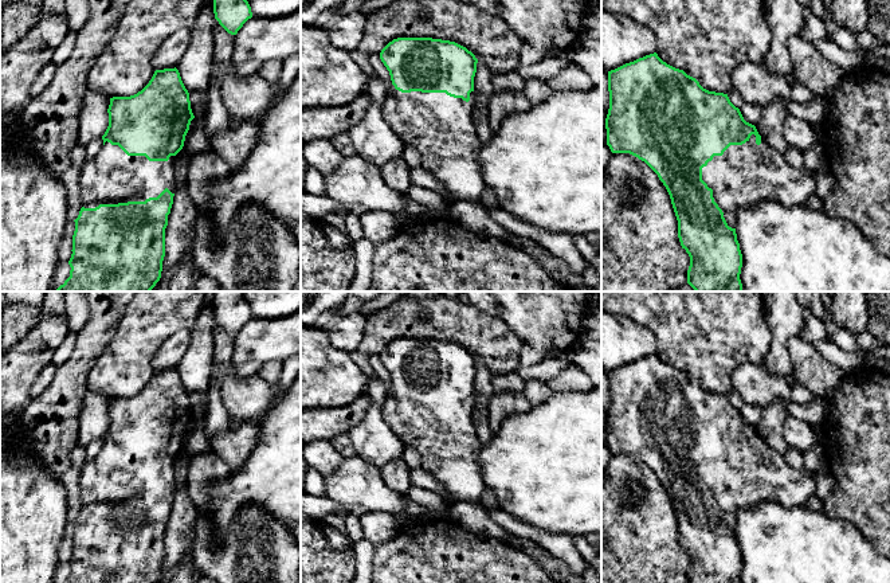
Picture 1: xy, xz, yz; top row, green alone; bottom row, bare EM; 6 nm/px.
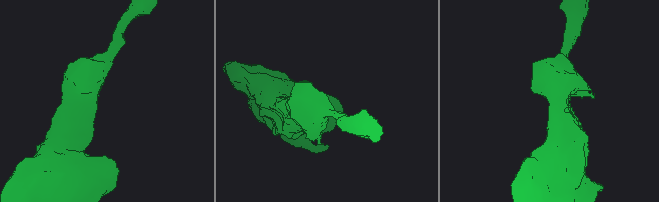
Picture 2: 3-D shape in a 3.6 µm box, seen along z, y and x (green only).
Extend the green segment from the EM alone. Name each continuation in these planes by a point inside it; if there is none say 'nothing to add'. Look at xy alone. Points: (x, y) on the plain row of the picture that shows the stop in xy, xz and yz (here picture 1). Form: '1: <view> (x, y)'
1: xy (112, 477)

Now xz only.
1: xz (442, 429)

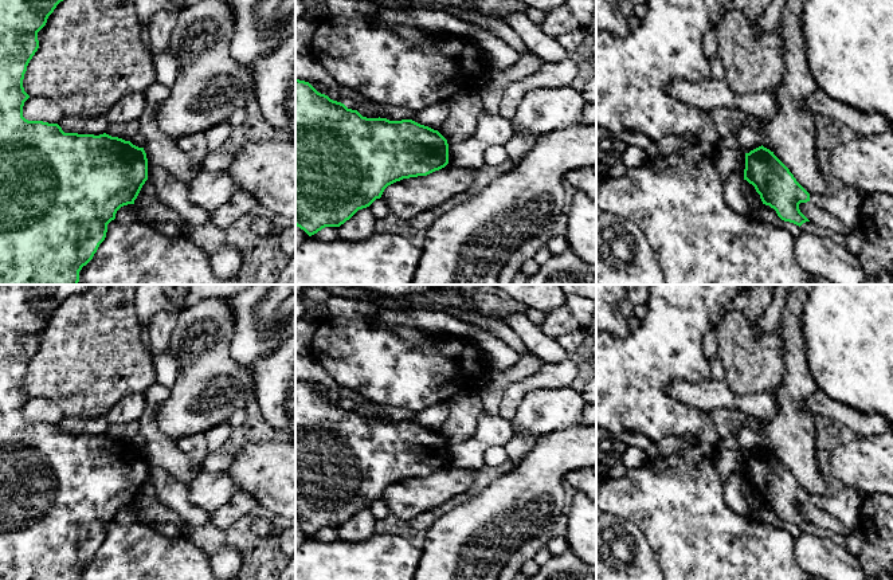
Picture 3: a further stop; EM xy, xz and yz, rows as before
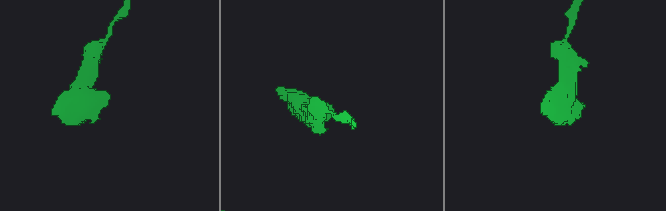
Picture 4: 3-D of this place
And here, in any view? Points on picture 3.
nothing to add

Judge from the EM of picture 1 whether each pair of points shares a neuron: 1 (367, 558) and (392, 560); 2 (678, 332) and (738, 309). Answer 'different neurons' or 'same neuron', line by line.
1: different neurons
2: same neuron

